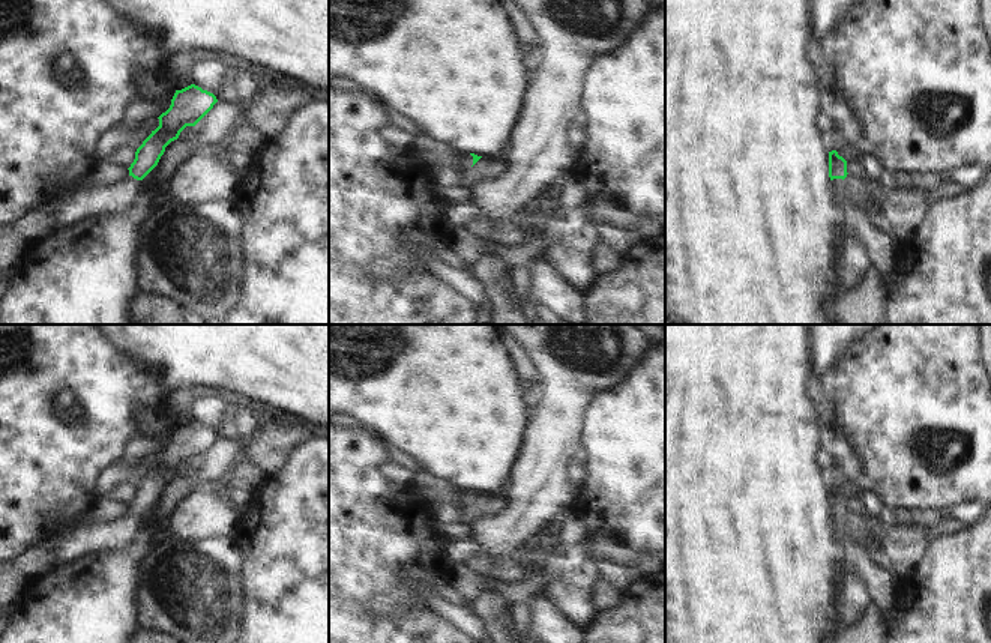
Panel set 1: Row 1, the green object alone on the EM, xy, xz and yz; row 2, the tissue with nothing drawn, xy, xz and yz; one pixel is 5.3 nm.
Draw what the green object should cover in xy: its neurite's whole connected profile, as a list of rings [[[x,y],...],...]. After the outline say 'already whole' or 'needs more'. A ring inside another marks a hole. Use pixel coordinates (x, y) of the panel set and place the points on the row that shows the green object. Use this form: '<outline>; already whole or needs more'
[[[191,84],[176,90],[159,126],[135,152],[129,174],[111,186],[83,188],[50,212],[53,228],[65,228],[98,215],[125,215],[141,192],[141,180],[158,165],[165,147],[179,138],[186,126],[195,126],[218,102],[216,96]]]; needs more

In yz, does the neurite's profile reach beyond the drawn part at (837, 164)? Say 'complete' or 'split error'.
split error

